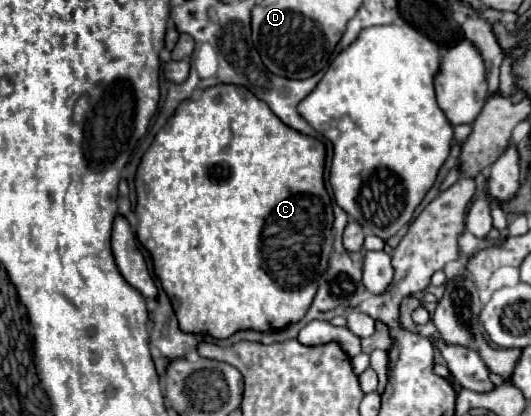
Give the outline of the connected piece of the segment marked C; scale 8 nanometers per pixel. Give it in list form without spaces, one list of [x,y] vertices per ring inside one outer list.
[[[217,84],[203,90],[199,100],[183,100],[173,114],[173,118],[161,128],[161,132],[151,142],[149,150],[143,154],[135,188],[137,188],[137,208],[139,218],[137,238],[147,248],[153,258],[153,270],[161,280],[165,294],[171,300],[173,312],[177,316],[179,328],[185,334],[207,334],[217,340],[225,340],[239,330],[281,330],[299,322],[309,310],[321,274],[327,270],[331,254],[331,226],[333,226],[333,208],[329,194],[323,184],[323,166],[325,166],[325,146],[309,136],[299,134],[297,130],[285,126],[261,100],[257,100],[247,88],[233,84]]]

